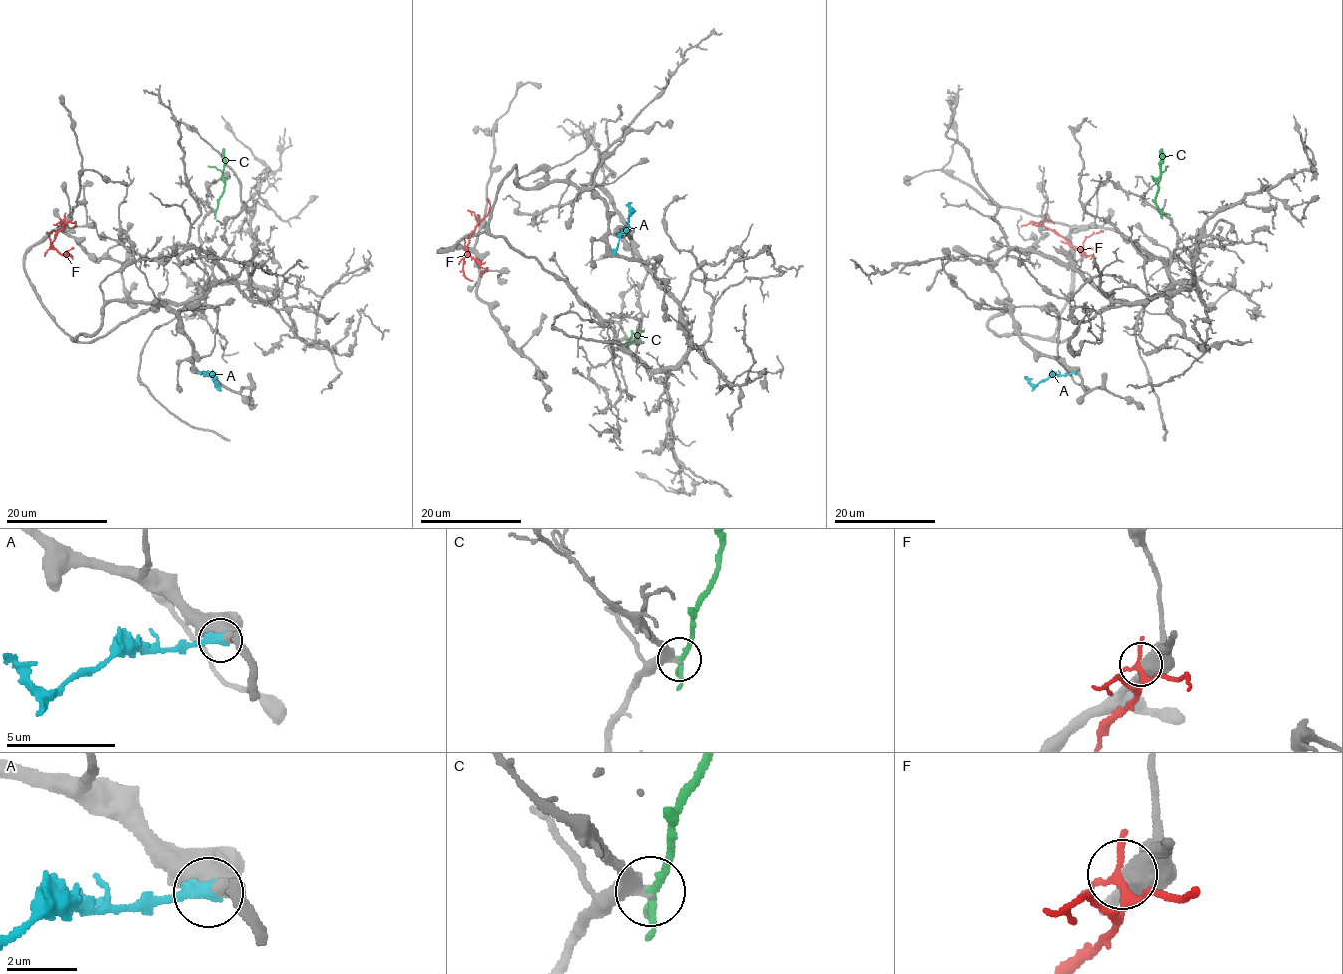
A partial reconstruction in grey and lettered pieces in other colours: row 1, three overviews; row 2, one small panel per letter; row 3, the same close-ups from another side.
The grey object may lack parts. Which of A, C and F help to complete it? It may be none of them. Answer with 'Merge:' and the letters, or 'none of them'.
Merge: C

